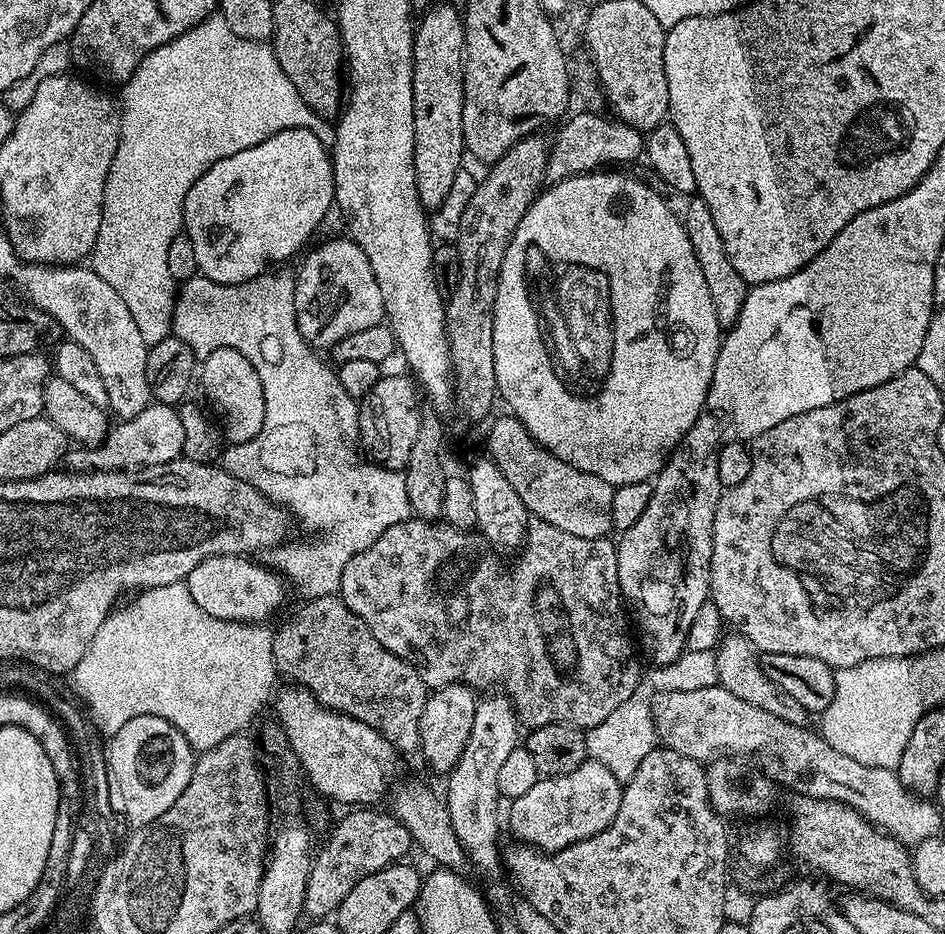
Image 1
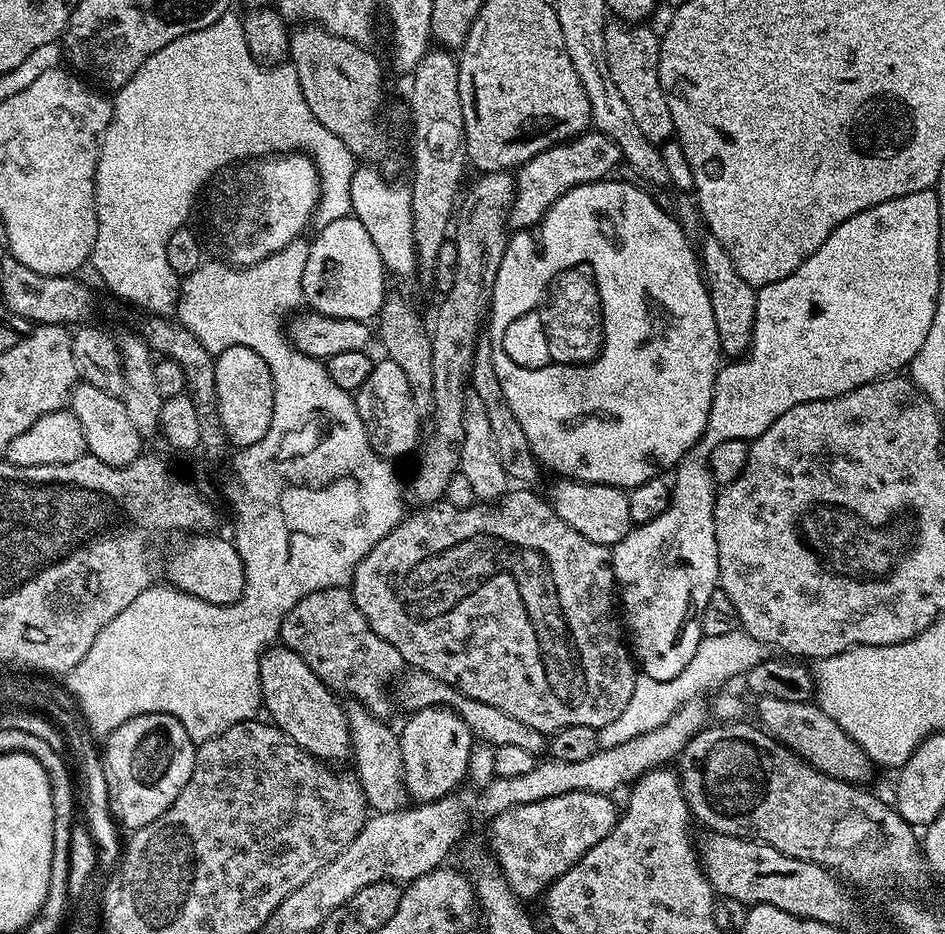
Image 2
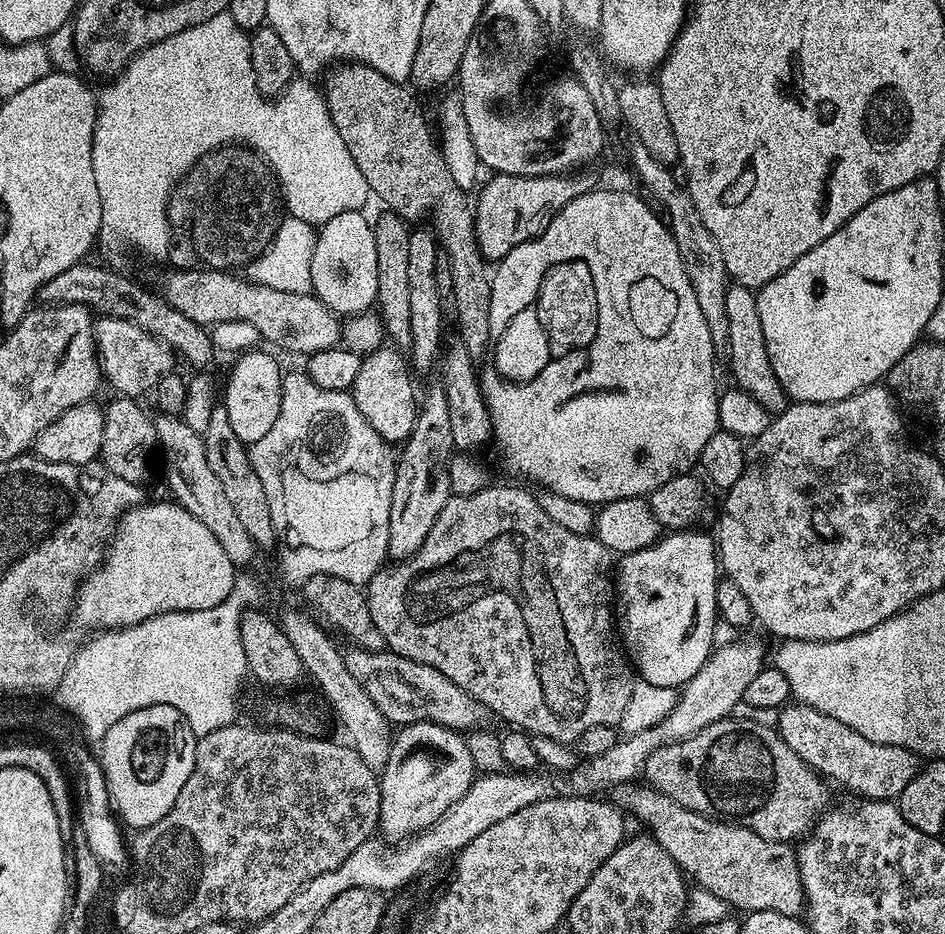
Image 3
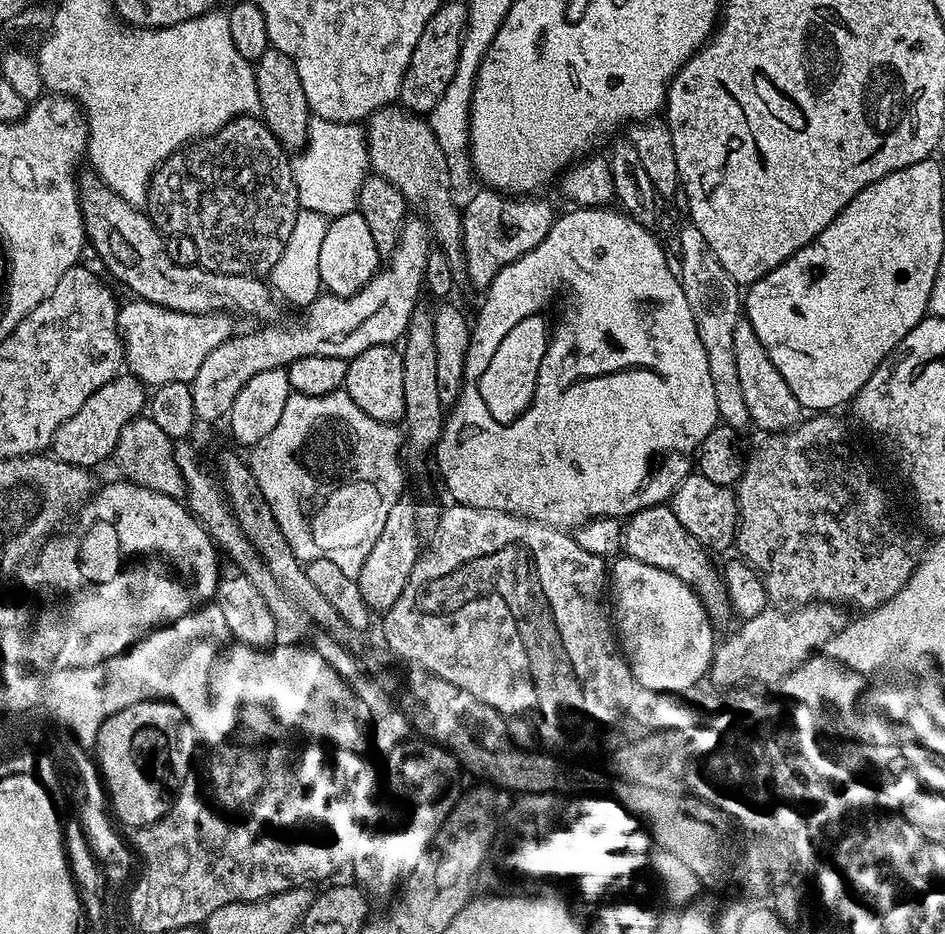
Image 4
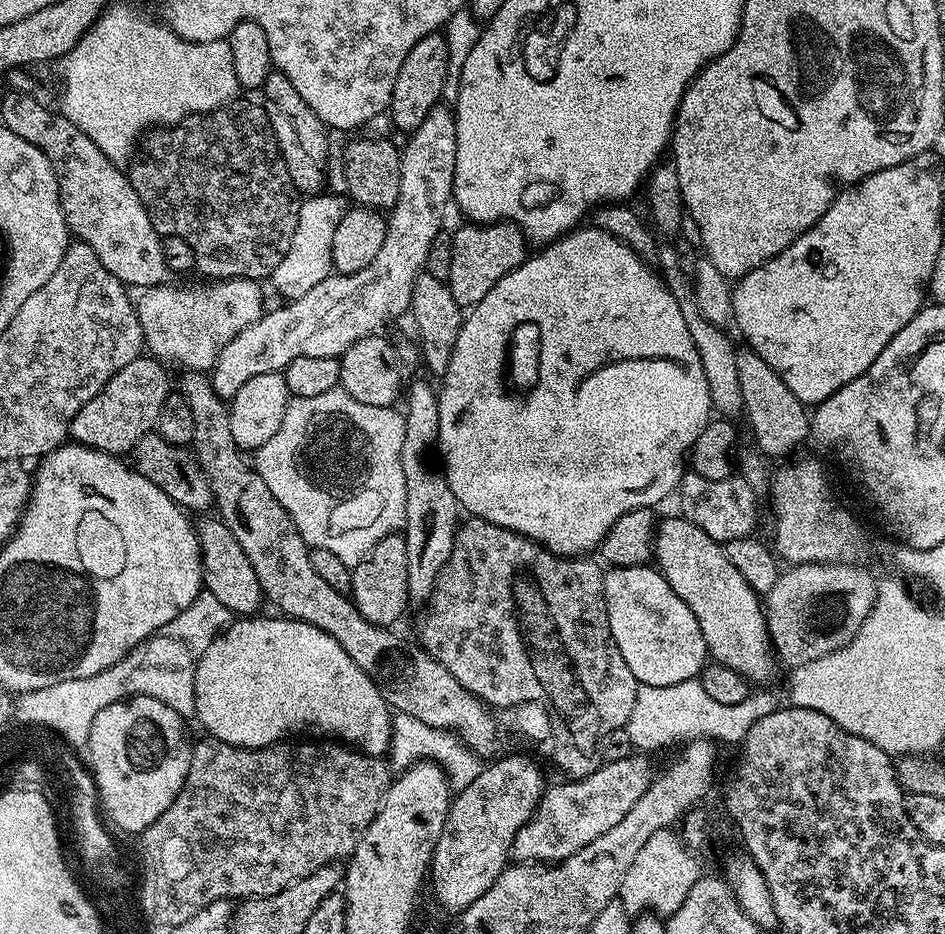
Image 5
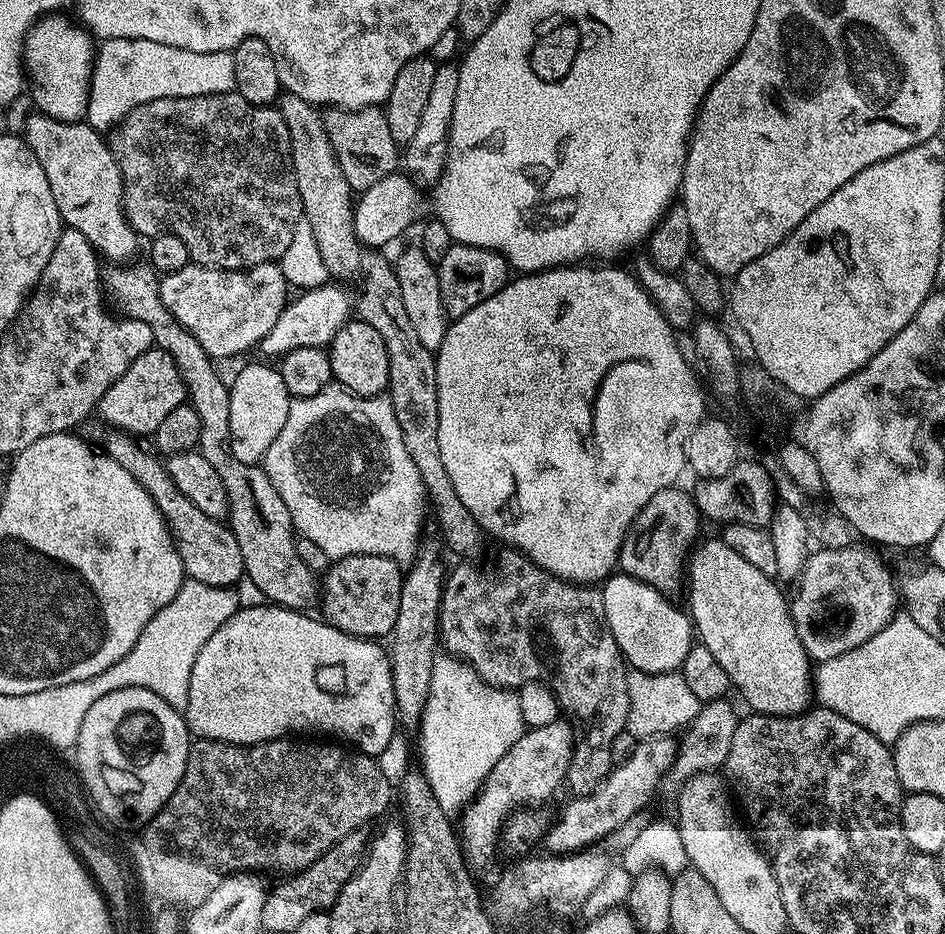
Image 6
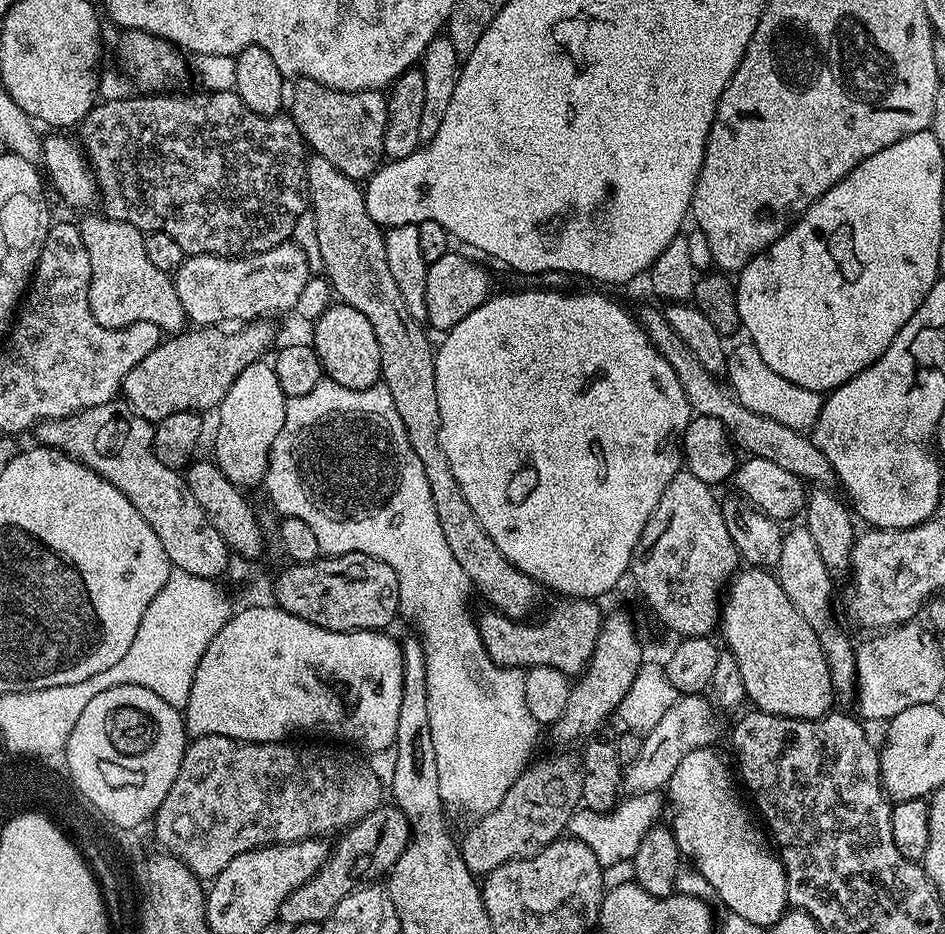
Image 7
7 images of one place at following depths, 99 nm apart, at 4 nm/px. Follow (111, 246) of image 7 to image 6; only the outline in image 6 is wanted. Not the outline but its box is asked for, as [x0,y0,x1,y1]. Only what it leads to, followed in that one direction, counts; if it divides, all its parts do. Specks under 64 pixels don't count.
[108,262,318,610]

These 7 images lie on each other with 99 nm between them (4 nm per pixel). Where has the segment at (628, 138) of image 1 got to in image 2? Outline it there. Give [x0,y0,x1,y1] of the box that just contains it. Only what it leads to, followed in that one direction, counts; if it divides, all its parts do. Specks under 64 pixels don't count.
[508,130,621,230]

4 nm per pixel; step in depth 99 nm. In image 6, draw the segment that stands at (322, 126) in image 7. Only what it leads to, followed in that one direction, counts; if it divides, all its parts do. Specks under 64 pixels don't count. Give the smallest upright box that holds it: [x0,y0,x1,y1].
[323,107,398,193]

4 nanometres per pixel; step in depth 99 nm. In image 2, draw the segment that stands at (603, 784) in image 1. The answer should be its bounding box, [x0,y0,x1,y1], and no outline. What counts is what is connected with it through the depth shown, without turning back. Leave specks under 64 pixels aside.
[491,792,618,901]

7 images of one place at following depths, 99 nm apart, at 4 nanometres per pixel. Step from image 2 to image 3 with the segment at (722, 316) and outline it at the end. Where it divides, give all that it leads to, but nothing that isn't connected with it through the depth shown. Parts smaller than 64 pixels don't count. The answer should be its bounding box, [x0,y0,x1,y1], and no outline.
[726,283,790,413]

